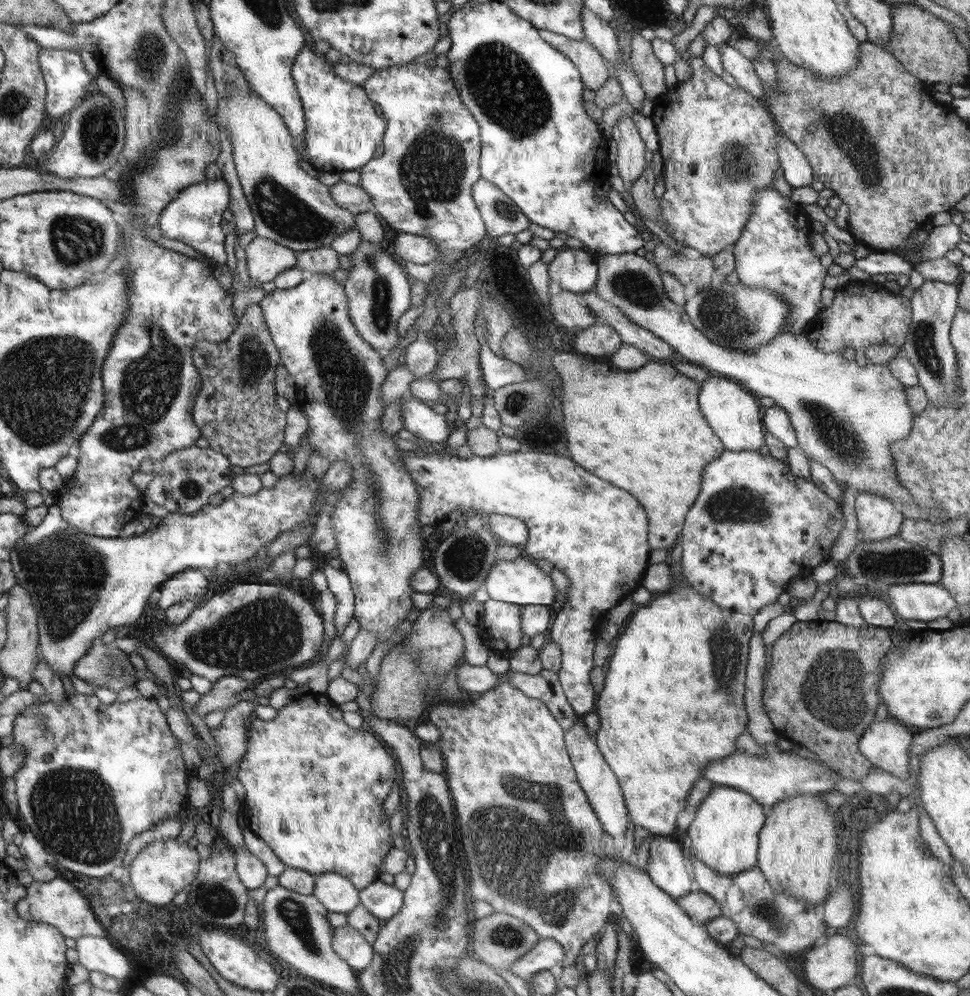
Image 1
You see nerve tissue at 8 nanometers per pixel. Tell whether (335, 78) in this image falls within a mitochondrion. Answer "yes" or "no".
no

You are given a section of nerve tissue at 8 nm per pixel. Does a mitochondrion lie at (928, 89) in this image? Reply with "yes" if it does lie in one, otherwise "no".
no

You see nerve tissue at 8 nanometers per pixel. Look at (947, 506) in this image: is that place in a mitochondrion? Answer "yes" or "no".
no

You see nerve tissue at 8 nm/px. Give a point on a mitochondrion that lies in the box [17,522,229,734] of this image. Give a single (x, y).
(114, 665)

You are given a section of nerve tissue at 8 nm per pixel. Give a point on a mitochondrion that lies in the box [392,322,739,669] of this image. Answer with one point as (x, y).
(466, 558)

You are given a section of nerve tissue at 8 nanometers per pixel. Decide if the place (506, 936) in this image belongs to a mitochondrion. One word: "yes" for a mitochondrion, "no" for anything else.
yes

